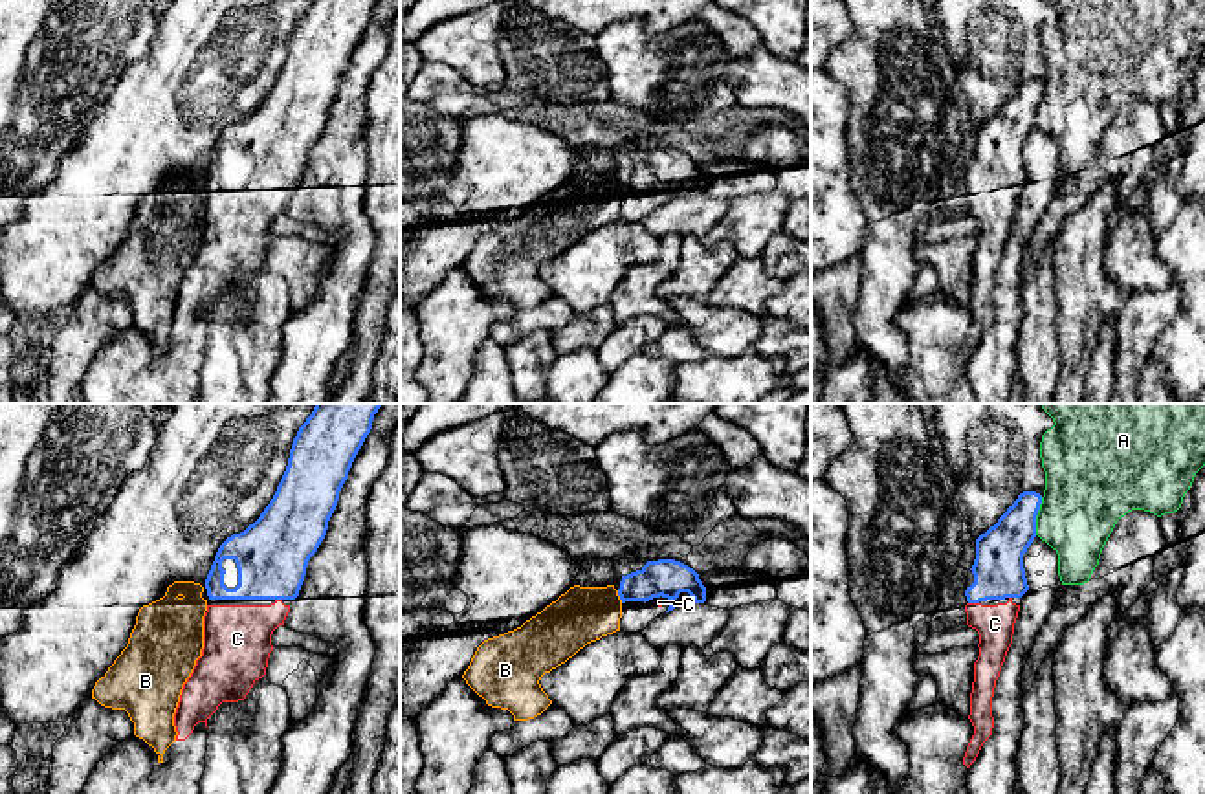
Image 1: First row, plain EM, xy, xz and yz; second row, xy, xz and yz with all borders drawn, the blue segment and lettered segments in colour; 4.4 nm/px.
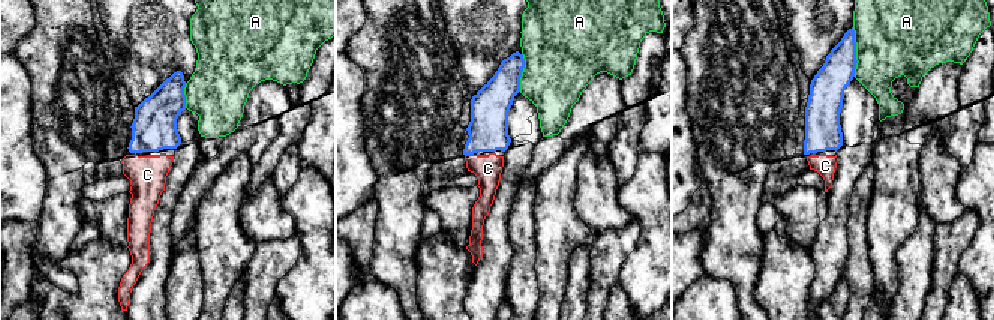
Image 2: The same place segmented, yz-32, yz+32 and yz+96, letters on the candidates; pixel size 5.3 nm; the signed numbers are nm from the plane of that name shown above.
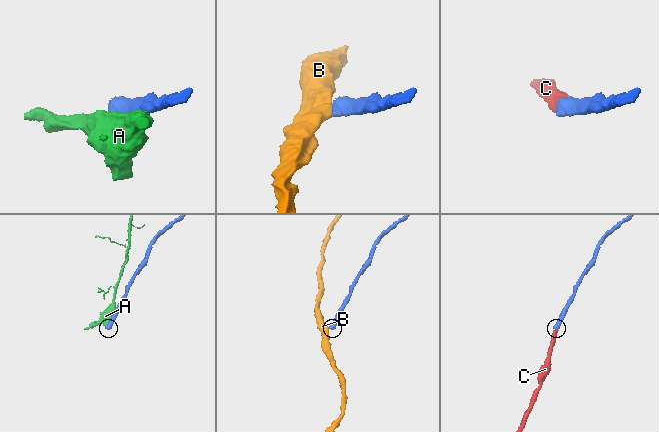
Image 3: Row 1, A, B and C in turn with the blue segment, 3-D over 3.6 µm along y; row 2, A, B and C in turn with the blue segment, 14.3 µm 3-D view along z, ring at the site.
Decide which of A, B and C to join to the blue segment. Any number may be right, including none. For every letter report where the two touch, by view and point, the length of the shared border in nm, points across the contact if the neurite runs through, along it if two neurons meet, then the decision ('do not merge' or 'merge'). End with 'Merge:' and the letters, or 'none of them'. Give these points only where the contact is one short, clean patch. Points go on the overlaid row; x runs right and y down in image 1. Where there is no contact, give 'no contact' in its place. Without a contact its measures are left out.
A: contact yz (1037, 514); length 170 nm; do not merge
B: contact xz (619, 595); length 60 nm; border xz (617, 591), (622, 602); do not merge
C: contact yz (974, 602); length 50 nm; merge
Merge: C

